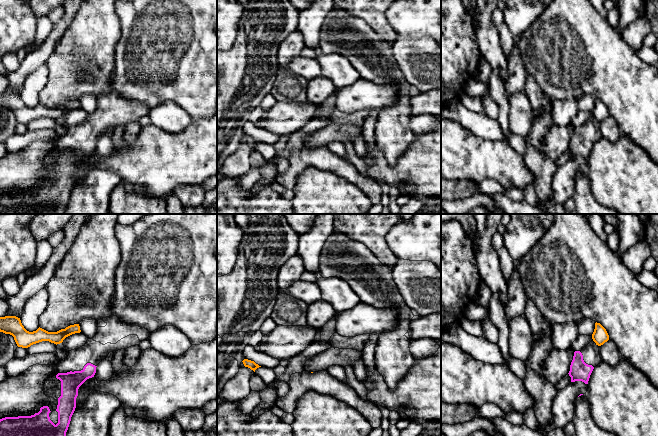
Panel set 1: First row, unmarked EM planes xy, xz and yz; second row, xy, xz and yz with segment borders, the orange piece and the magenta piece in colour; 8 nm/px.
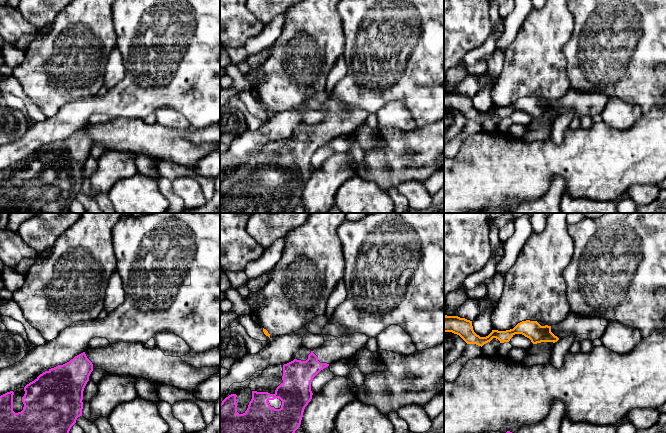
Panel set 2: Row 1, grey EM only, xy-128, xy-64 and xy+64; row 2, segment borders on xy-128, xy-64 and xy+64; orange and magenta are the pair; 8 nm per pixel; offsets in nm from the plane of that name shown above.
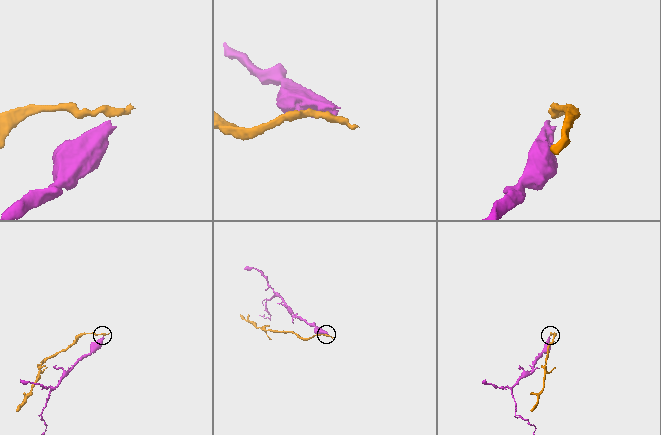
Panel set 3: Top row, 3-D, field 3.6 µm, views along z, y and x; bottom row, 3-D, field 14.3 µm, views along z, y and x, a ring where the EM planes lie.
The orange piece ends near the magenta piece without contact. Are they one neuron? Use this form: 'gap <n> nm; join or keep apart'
gap 140 nm; keep apart

